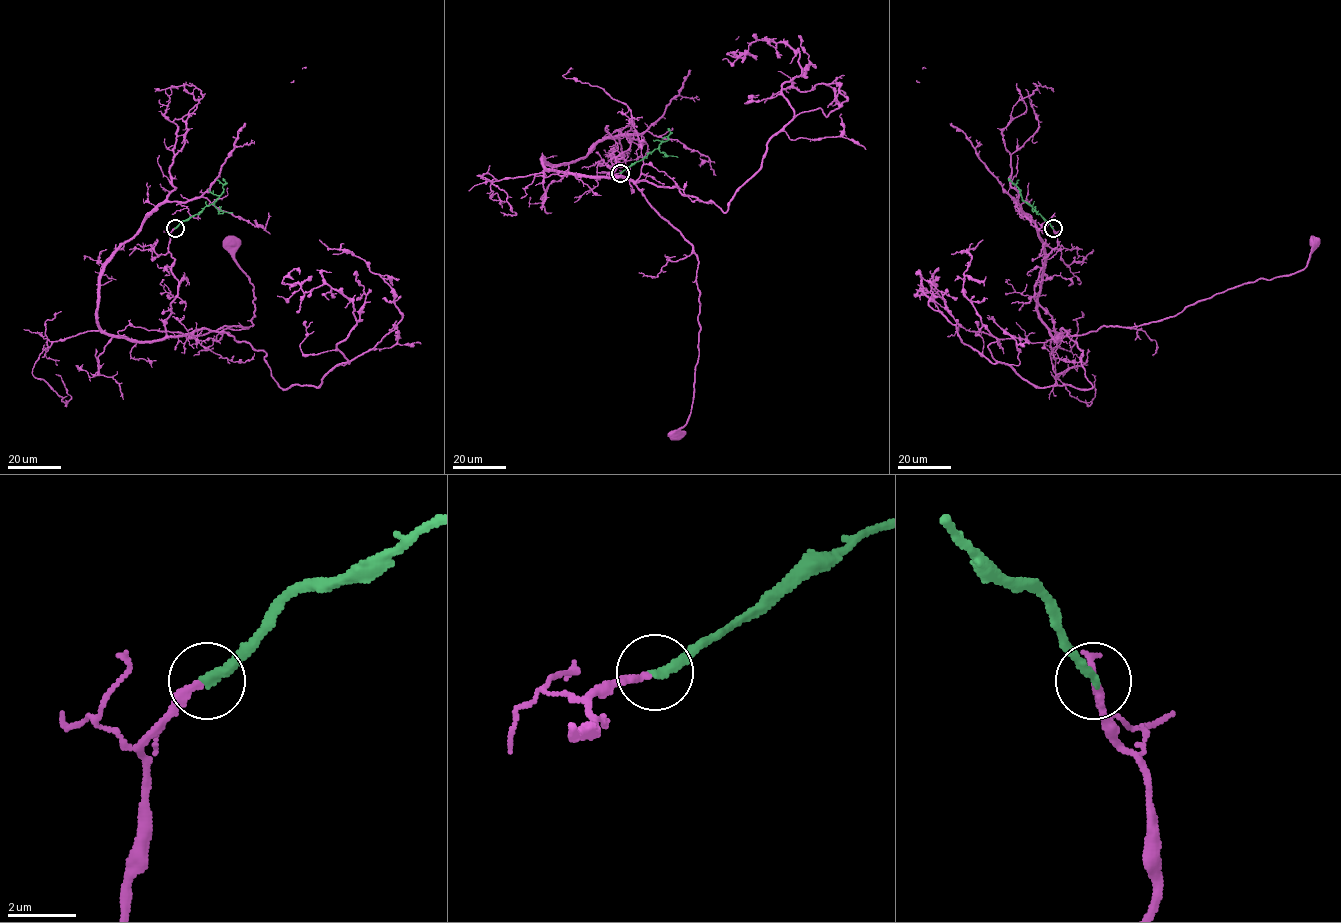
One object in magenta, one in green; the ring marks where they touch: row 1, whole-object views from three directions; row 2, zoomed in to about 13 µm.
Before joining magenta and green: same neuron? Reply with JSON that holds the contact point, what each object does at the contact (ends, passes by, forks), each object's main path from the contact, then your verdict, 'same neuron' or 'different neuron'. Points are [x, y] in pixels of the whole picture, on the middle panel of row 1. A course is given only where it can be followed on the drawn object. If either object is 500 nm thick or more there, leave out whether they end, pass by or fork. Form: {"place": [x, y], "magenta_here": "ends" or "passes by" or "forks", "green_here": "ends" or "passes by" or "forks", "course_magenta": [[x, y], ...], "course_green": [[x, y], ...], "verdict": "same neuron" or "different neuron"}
{"place": [620, 173], "magenta_here": "ends", "green_here": "ends", "course_magenta": [[619, 173], [613, 177], [623, 155], [611, 176], [629, 179], [698, 261], [694, 392], [687, 422], [676, 434]], "course_green": [[619, 172], [668, 139], [668, 128]], "verdict": "same neuron"}

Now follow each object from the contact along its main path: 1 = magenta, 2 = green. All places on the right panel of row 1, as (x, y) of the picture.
1: (1053, 228), (1057, 245), (1042, 260), (1035, 300), (1057, 336), (1158, 322), (1292, 275), (1314, 244)
2: (1052, 228), (1023, 200), (1008, 178)

